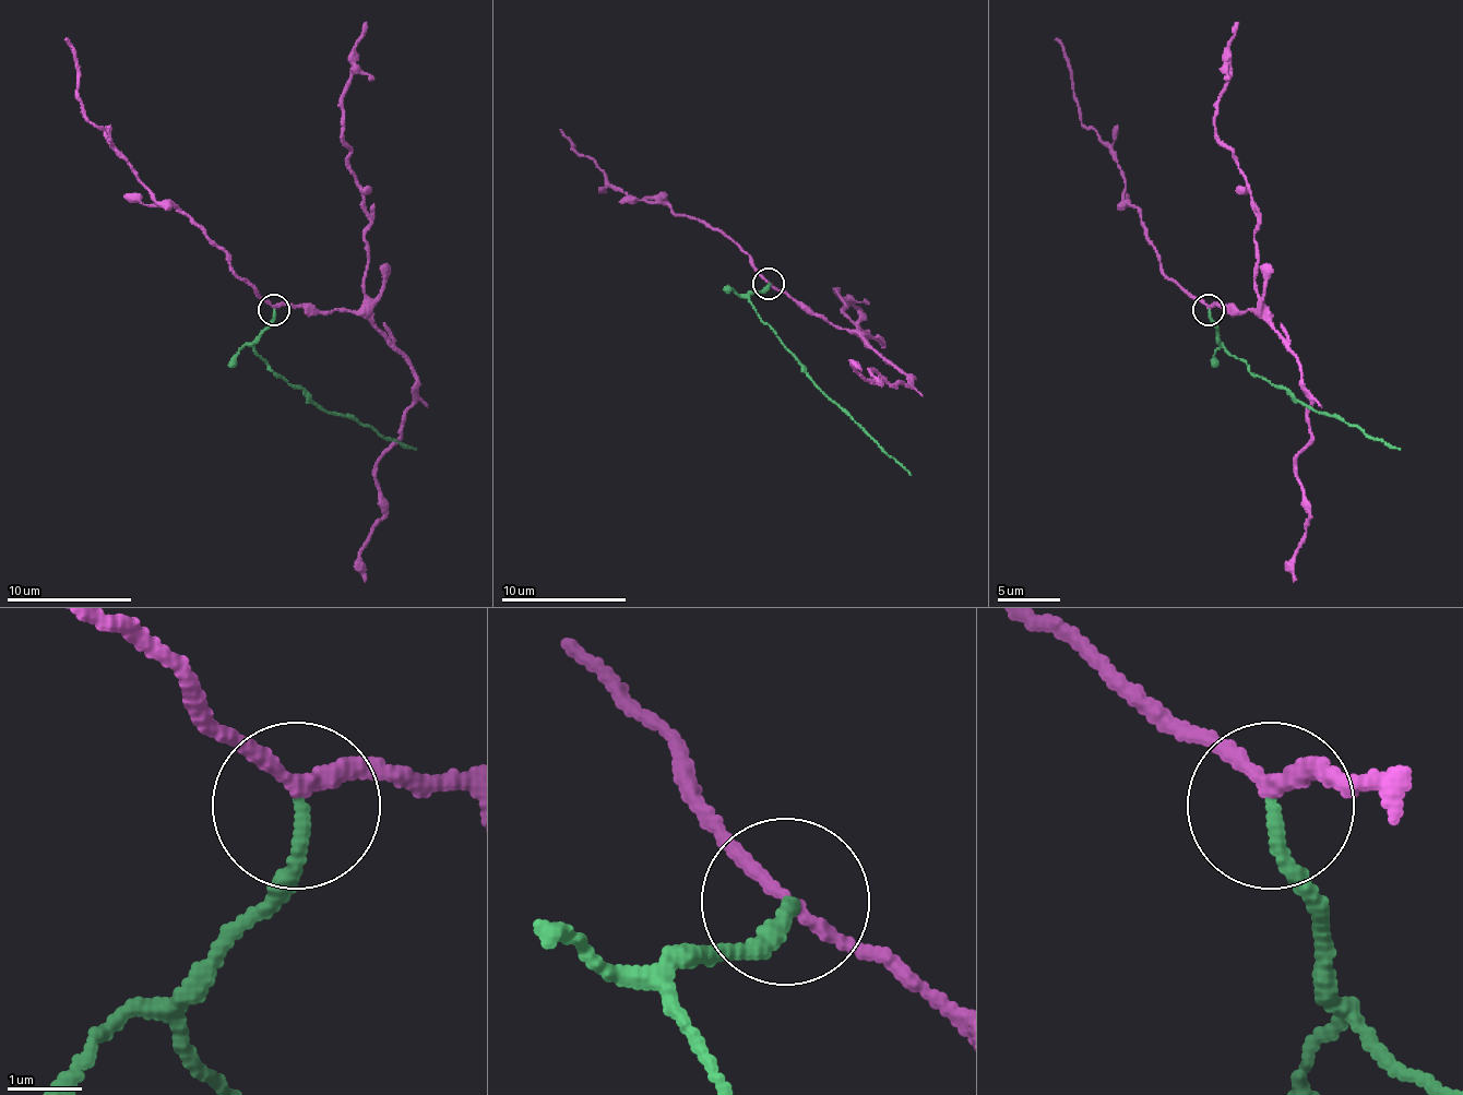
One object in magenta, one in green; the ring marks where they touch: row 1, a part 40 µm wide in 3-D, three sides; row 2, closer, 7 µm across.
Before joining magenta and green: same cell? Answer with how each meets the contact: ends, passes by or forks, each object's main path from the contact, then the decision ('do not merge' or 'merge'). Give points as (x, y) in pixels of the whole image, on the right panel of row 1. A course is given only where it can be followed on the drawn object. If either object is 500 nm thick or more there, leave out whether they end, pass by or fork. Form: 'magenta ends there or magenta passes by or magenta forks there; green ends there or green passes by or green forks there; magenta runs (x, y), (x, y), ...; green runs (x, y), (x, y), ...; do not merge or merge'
magenta passes by; green ends there; magenta runs (1208, 308), (1255, 310), (1301, 370), (1311, 439), (1296, 459), (1308, 518), (1293, 556), (1296, 581); green runs (1208, 310), (1223, 345), (1258, 377), (1318, 411), (1340, 414), (1399, 449); do not merge

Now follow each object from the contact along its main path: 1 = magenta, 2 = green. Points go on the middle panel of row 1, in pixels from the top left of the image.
1: (769, 283), (835, 326), (854, 330), (911, 383), (894, 385), (869, 370), (879, 383), (860, 370)
2: (769, 283), (750, 298), (772, 333), (822, 392), (911, 474)

